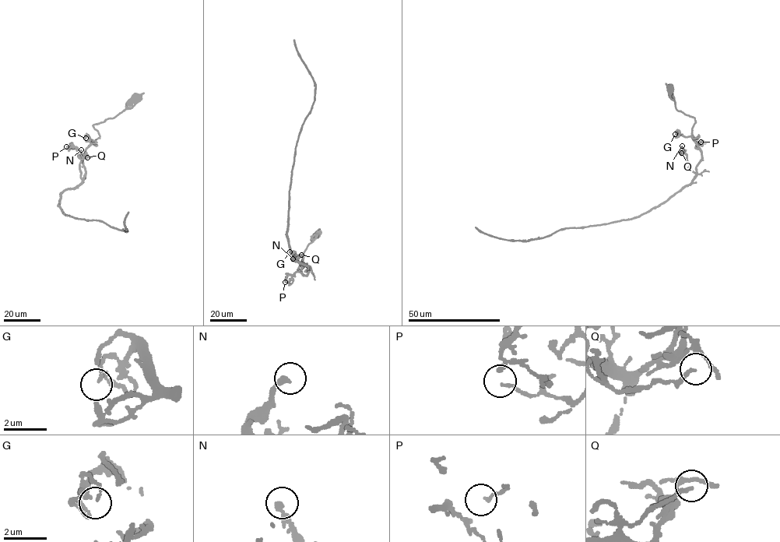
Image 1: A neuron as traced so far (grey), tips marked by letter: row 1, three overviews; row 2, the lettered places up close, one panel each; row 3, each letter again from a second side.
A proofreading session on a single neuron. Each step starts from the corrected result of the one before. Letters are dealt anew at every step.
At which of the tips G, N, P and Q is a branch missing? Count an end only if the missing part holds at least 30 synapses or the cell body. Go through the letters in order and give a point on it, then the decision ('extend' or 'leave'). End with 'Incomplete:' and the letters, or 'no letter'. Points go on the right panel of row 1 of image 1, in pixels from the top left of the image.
G: (675, 134) | leave
N: (682, 146) | leave
P: (700, 142) | leave
Q: (681, 153) | leave
Incomplete: no letter

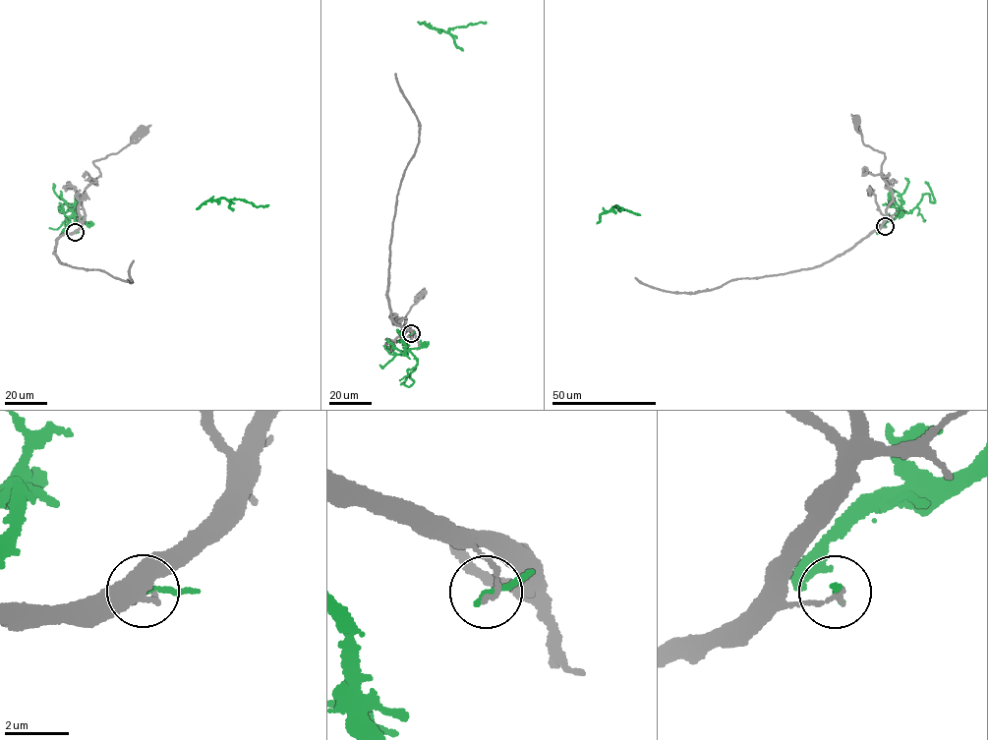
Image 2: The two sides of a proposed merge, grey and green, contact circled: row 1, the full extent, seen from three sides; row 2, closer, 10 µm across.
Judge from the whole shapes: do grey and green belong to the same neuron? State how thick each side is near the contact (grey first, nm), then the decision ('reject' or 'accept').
150/170 nm | reject

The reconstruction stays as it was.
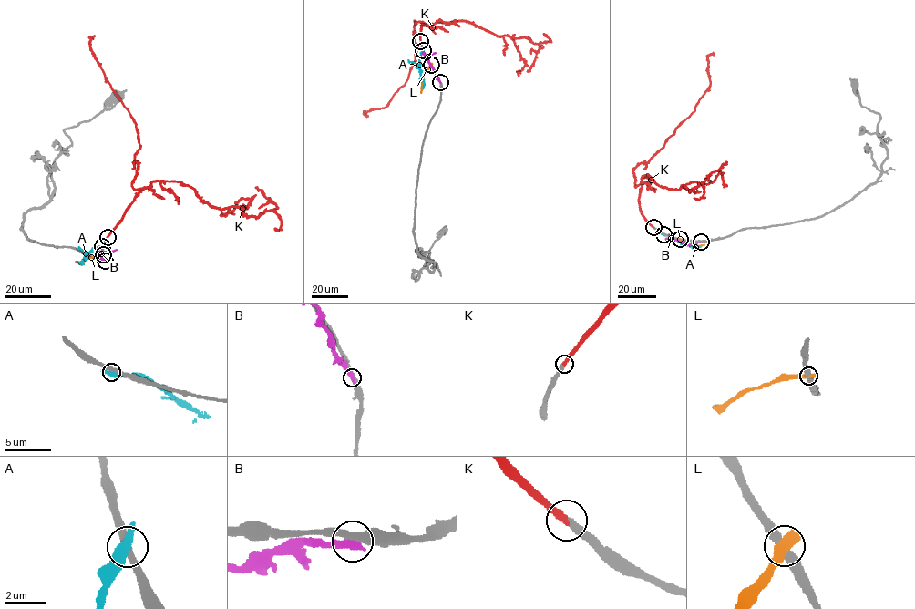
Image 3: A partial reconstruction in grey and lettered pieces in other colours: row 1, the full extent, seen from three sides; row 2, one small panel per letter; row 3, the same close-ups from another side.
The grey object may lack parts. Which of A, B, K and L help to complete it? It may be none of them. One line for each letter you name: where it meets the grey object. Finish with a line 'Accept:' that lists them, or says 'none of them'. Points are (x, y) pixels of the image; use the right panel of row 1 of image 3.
K: contact (653, 227)
Accept: K

